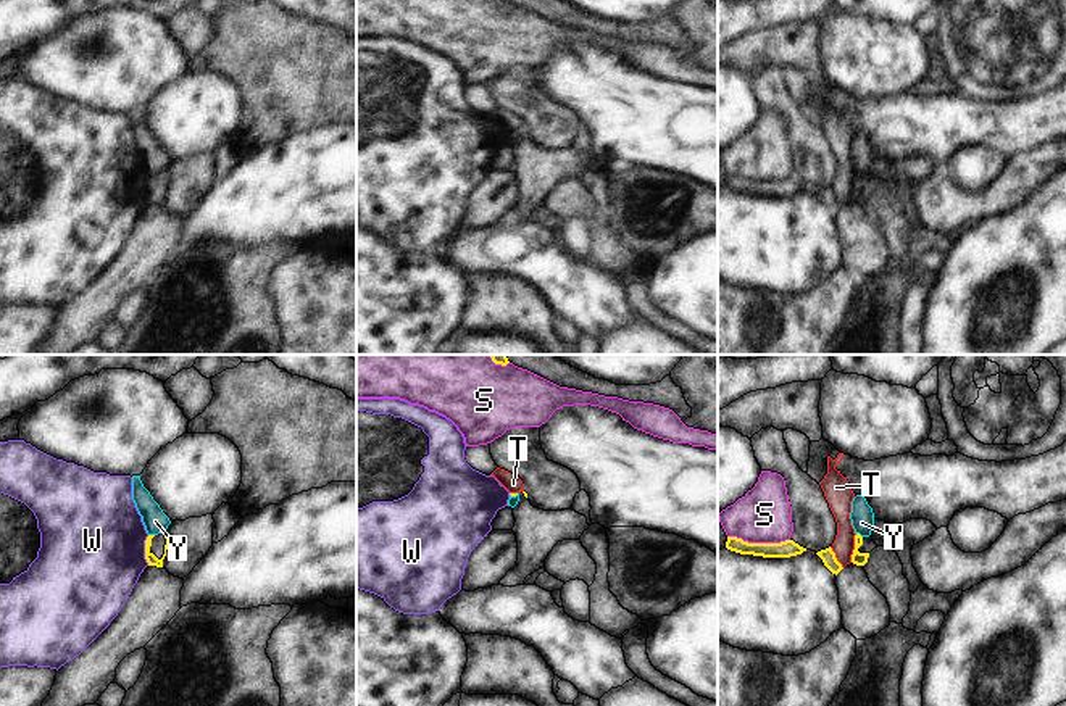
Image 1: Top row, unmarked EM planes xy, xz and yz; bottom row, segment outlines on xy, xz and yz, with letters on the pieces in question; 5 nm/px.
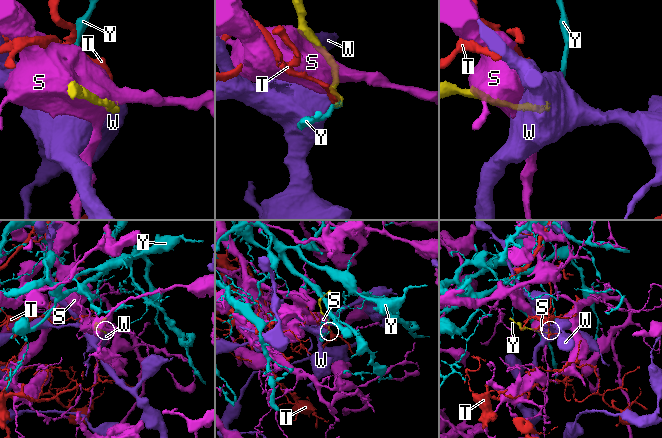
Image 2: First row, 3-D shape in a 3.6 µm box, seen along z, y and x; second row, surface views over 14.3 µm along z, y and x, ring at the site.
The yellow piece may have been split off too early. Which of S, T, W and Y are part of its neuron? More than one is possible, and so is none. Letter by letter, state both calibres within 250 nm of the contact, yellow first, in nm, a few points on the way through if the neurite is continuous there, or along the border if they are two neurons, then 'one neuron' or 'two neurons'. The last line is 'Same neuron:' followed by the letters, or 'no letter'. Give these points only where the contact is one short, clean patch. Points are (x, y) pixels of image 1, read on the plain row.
S: 90/280 nm | two neurons
T: 70/110 nm | along yz (857, 173), (850, 200) | two neurons
W: 60/500 nm | along xy (149, 174), (145, 179), (147, 203) | two neurons
Y: 60/120 nm | along xy (149, 173), (154, 174) | two neurons
Same neuron: no letter

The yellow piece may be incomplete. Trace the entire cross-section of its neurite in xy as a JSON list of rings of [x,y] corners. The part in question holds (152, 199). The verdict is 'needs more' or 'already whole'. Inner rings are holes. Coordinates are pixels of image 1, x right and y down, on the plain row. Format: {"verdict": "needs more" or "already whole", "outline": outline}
{"verdict": "needs more", "outline": [[[166,169],[158,174],[148,174],[145,179],[145,198],[148,205],[163,206],[163,198],[168,189]]]}

